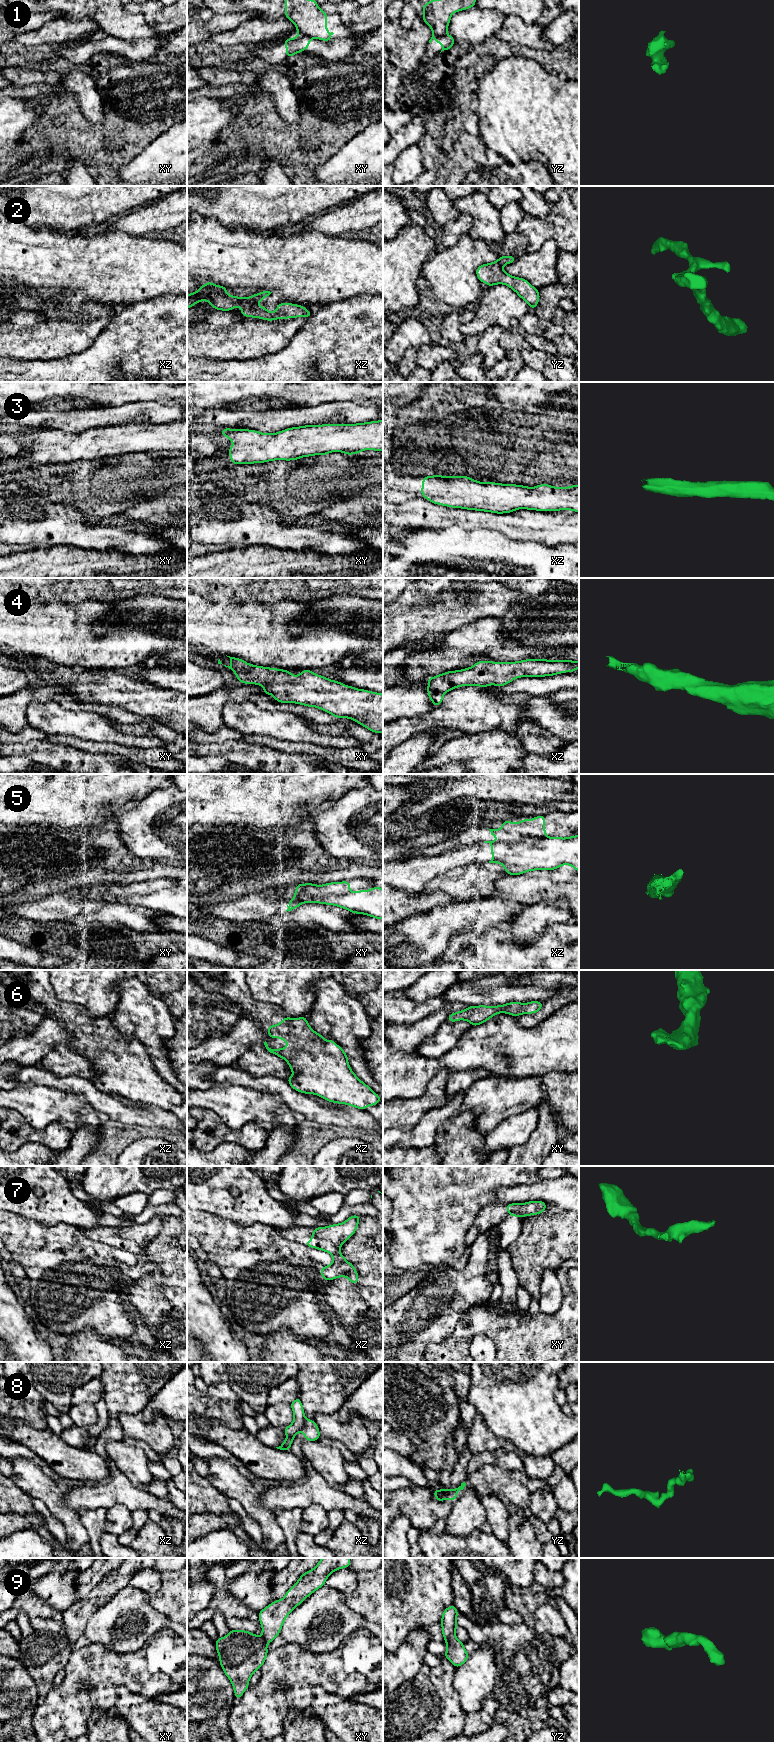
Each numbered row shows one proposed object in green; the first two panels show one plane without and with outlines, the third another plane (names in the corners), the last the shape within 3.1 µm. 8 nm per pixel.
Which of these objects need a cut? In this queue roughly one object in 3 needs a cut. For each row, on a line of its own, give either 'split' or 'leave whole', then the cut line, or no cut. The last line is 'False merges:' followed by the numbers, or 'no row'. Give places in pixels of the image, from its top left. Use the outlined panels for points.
1: split | yz (447, 34), (441, 36), (433, 35)
2: leave whole | no cut
3: leave whole | no cut
4: leave whole | no cut
5: split | xz (546, 836), (526, 838), (515, 843), (491, 843)
6: leave whole | no cut
7: leave whole | no cut
8: split | yz (434, 1491), (446, 1498)
9: leave whole | no cut
False merges: 1, 5, 8

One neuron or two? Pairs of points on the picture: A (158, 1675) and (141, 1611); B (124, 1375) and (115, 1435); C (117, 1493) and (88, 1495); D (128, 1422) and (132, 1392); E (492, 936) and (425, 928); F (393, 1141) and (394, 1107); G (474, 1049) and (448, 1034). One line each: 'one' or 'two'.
A: two
B: one
C: one
D: two
E: two
F: two
G: two

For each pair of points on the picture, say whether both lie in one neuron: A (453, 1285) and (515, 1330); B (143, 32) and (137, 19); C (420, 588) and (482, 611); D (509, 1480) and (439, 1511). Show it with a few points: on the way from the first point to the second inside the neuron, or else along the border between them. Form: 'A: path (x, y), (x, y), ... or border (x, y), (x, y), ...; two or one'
A: border (488, 1300), (482, 1304); two
B: path (140, 29), (137, 26), (137, 22); one
C: path (435, 596), (467, 596); one
D: path (492, 1481), (474, 1481), (463, 1487), (456, 1494); one

